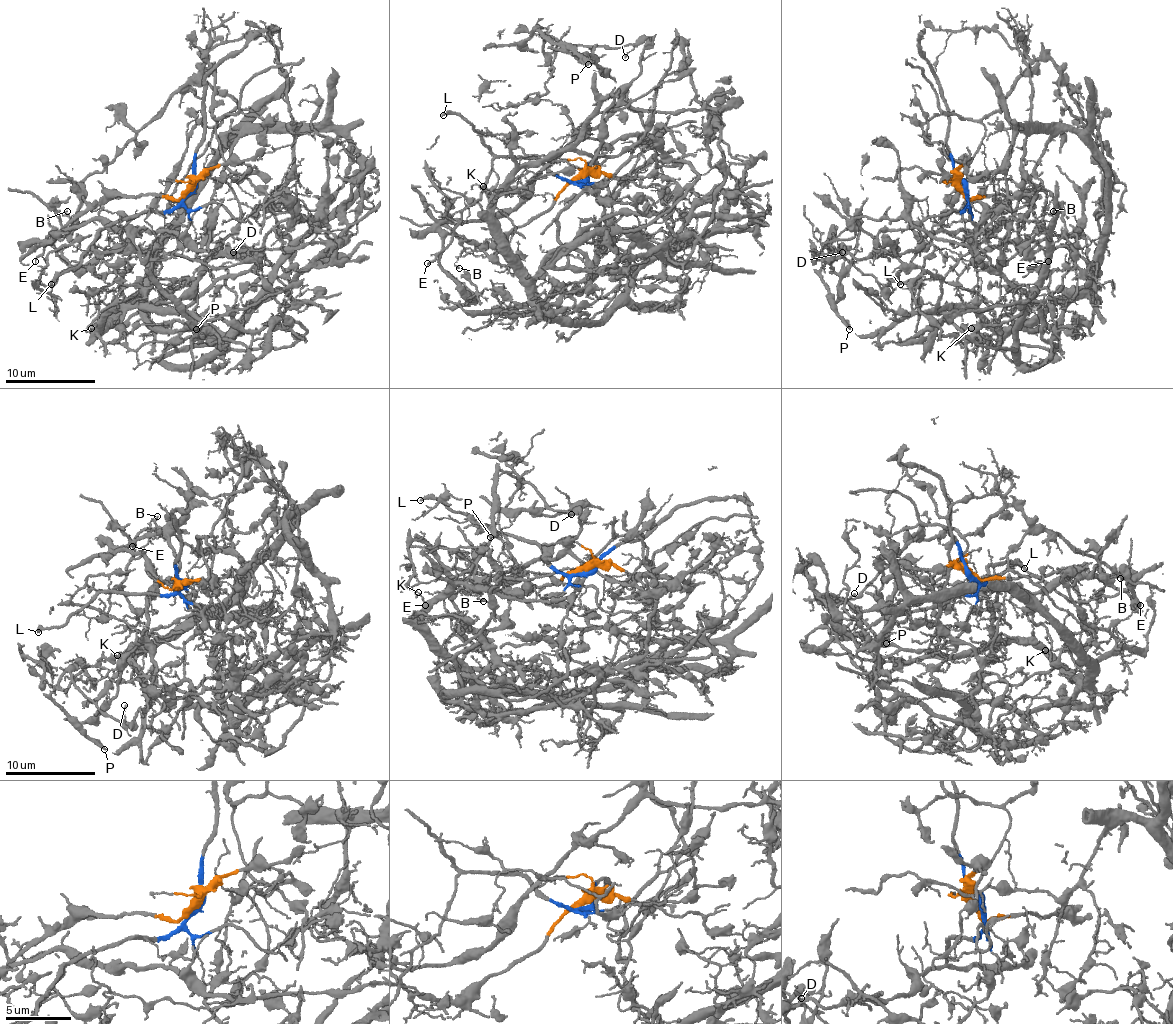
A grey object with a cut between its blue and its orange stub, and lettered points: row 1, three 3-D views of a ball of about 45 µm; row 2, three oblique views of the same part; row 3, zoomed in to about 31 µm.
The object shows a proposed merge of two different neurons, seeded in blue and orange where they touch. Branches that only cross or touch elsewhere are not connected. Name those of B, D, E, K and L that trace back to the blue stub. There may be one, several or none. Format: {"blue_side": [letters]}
{"blue_side": ["B", "E", "L"]}

